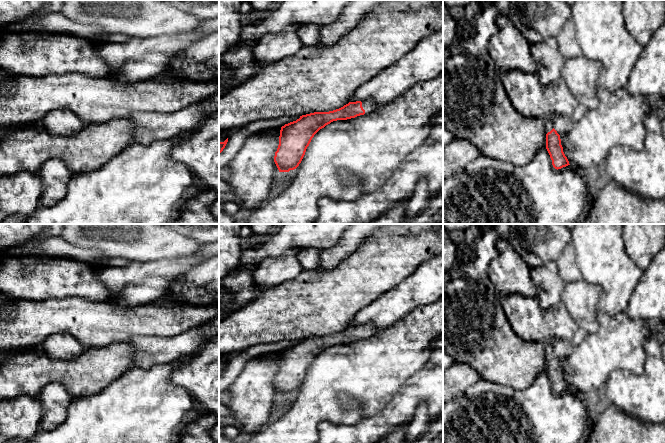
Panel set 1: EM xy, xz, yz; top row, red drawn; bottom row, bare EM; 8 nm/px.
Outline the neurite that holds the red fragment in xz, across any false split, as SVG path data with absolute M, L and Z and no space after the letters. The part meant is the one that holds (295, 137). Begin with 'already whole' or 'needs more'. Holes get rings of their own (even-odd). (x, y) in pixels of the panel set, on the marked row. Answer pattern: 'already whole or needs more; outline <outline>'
needs more; outline M371 99L349 102L339 109L302 115L296 121L285 124L281 127L279 145L274 156L279 172L296 169L314 135L326 125L374 112L378 107Z

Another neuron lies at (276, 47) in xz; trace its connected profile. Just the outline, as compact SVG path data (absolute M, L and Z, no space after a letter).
M291 25L283 32L268 34L253 46L253 57L262 66L296 55L304 46L297 36L300 26Z

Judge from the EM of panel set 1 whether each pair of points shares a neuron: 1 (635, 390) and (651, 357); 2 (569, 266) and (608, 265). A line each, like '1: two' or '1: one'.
1: one
2: two

